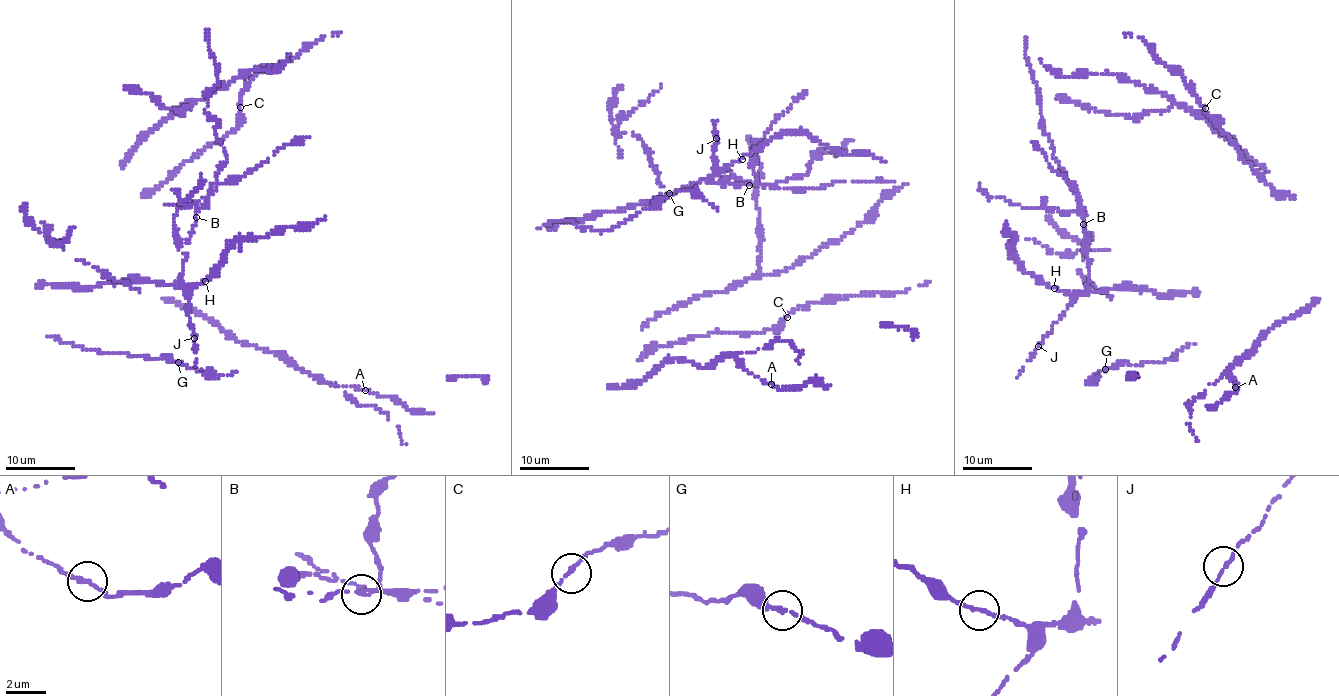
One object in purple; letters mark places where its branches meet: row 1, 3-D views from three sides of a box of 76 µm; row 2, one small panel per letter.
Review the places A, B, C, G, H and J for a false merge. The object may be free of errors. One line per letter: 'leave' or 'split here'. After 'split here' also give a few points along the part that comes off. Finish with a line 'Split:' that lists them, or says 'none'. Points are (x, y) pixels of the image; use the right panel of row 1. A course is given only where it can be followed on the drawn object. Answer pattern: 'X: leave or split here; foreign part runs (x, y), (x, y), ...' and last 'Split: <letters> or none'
A: leave
B: split here; foreign part runs (1084, 224), (1078, 212), (1016, 205), (989, 196), (980, 189), (979, 184)
C: leave
G: leave
H: leave
J: leave
Split: B

